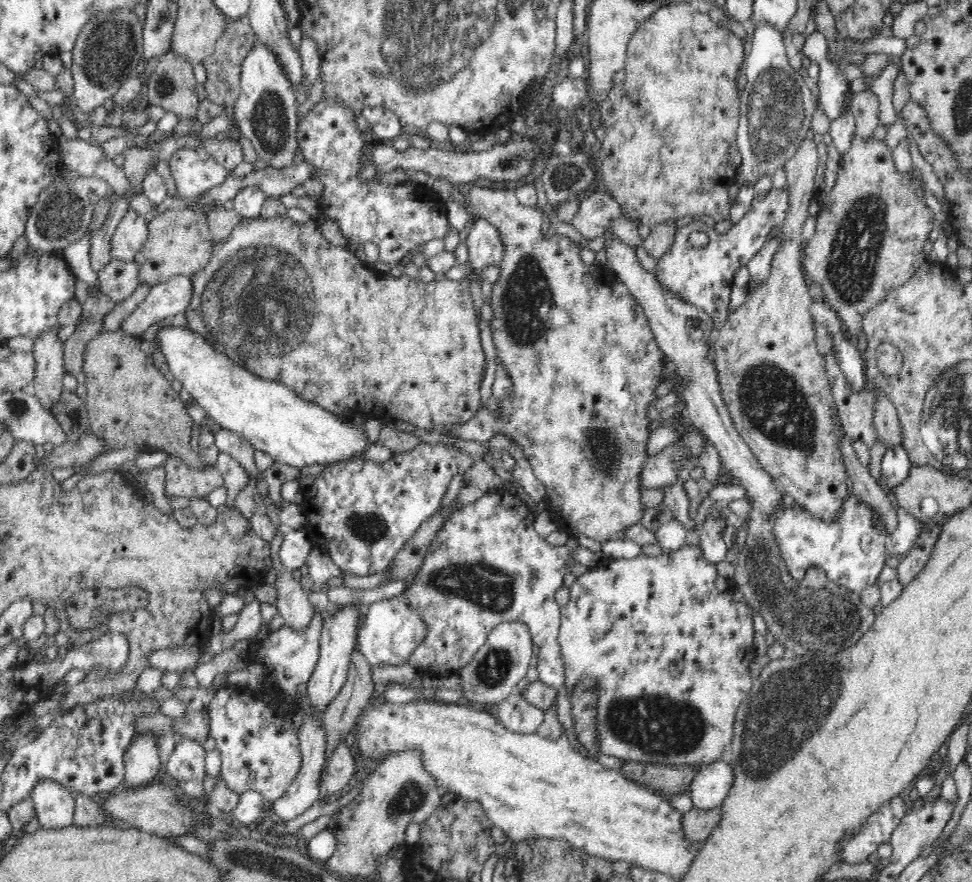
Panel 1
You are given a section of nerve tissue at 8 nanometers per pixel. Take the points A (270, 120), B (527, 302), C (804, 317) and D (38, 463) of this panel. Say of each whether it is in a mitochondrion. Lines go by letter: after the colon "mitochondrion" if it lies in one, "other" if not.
A: mitochondrion
B: mitochondrion
C: other
D: other

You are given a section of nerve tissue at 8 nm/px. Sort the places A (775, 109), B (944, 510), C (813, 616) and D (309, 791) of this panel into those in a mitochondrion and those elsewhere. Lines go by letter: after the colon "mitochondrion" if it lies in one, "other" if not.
A: mitochondrion
B: other
C: mitochondrion
D: other

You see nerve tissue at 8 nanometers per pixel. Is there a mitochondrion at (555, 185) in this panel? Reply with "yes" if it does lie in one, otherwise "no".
yes

